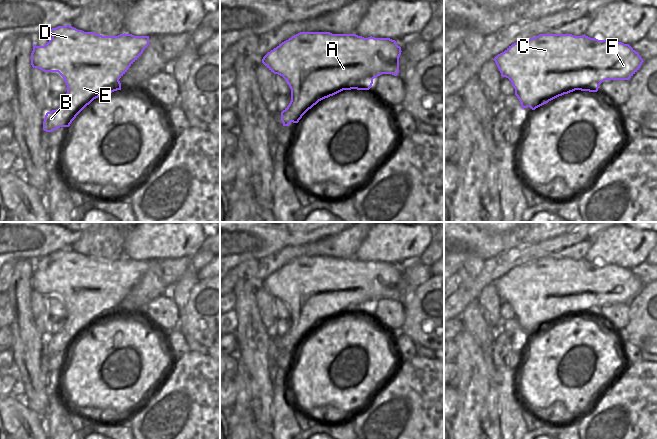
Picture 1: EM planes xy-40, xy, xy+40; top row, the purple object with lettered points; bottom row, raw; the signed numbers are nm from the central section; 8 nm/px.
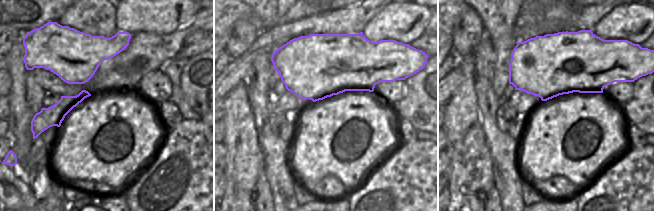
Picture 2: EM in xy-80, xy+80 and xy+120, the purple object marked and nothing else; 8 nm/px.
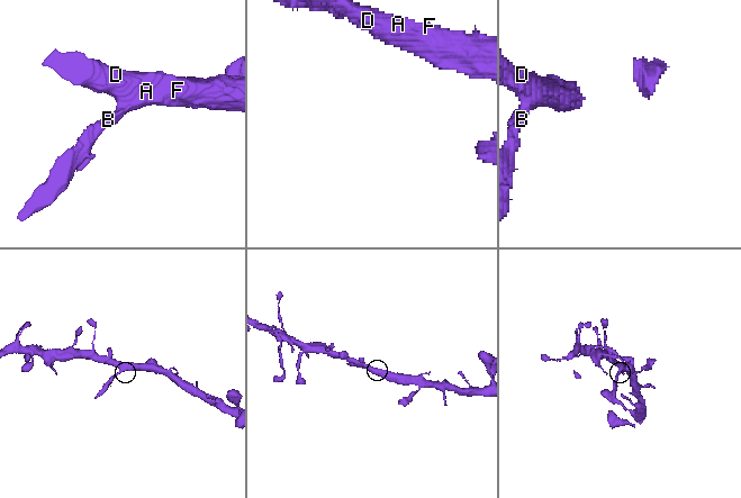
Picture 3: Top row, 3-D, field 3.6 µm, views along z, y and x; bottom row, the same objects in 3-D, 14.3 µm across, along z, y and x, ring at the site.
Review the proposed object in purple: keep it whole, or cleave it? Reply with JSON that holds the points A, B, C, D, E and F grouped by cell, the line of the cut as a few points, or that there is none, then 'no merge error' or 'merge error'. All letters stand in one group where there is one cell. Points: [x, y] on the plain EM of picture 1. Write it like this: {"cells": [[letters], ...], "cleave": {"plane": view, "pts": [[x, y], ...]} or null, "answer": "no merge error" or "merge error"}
{"cells": [["A", "B", "C", "D", "E", "F"]], "cleave": null, "answer": "no merge error"}

